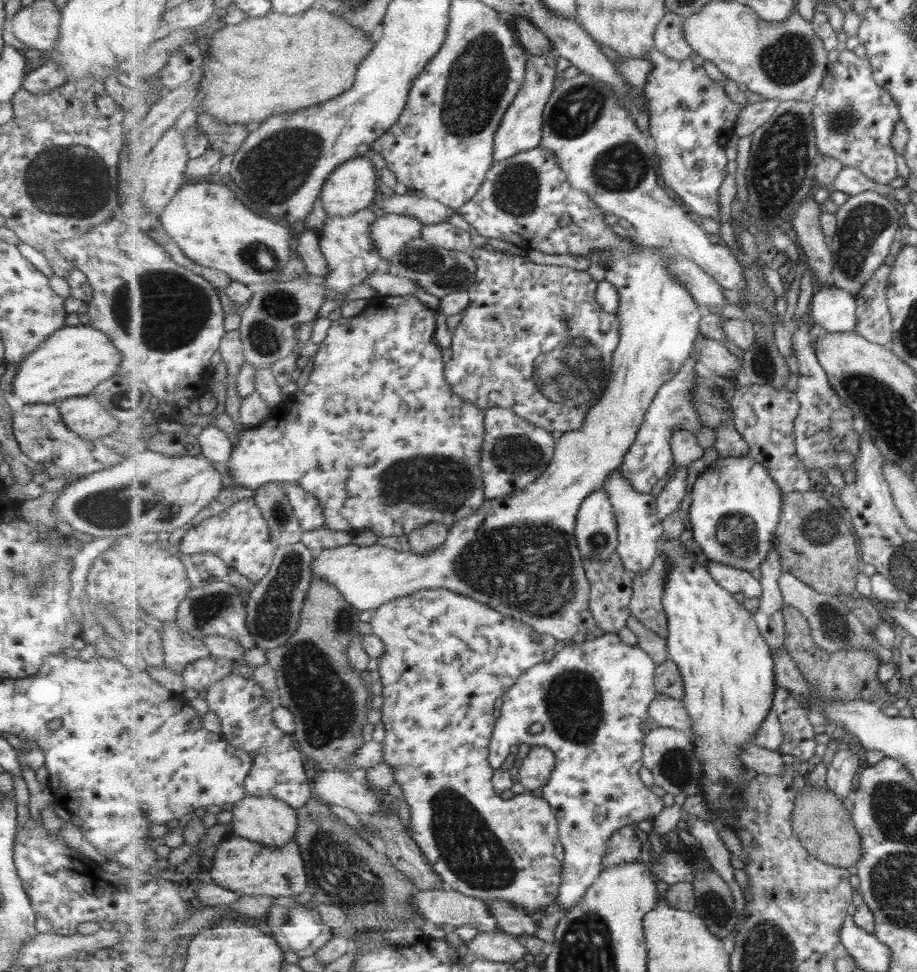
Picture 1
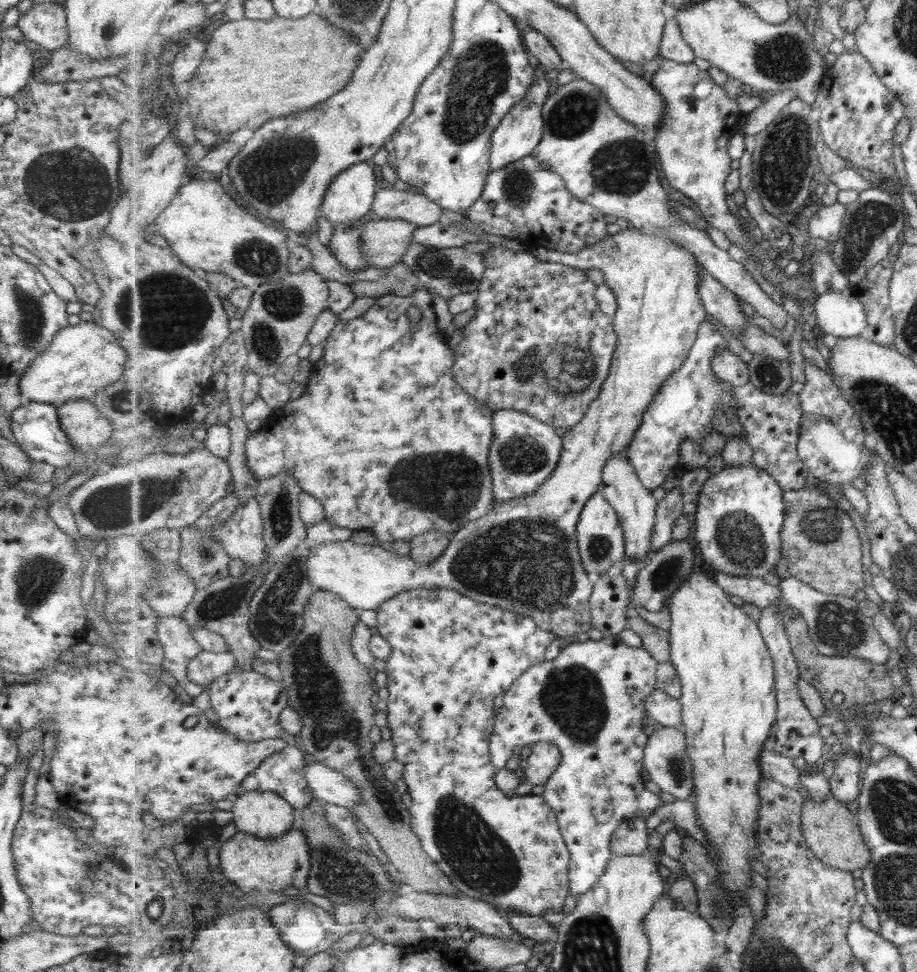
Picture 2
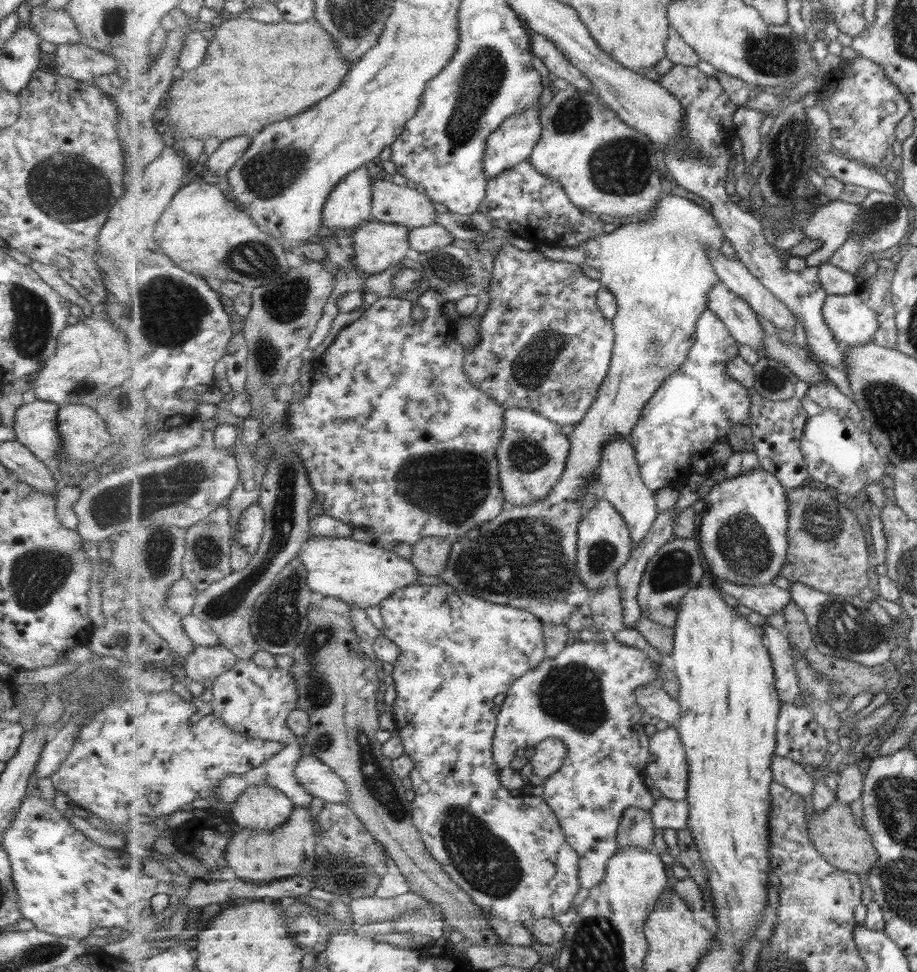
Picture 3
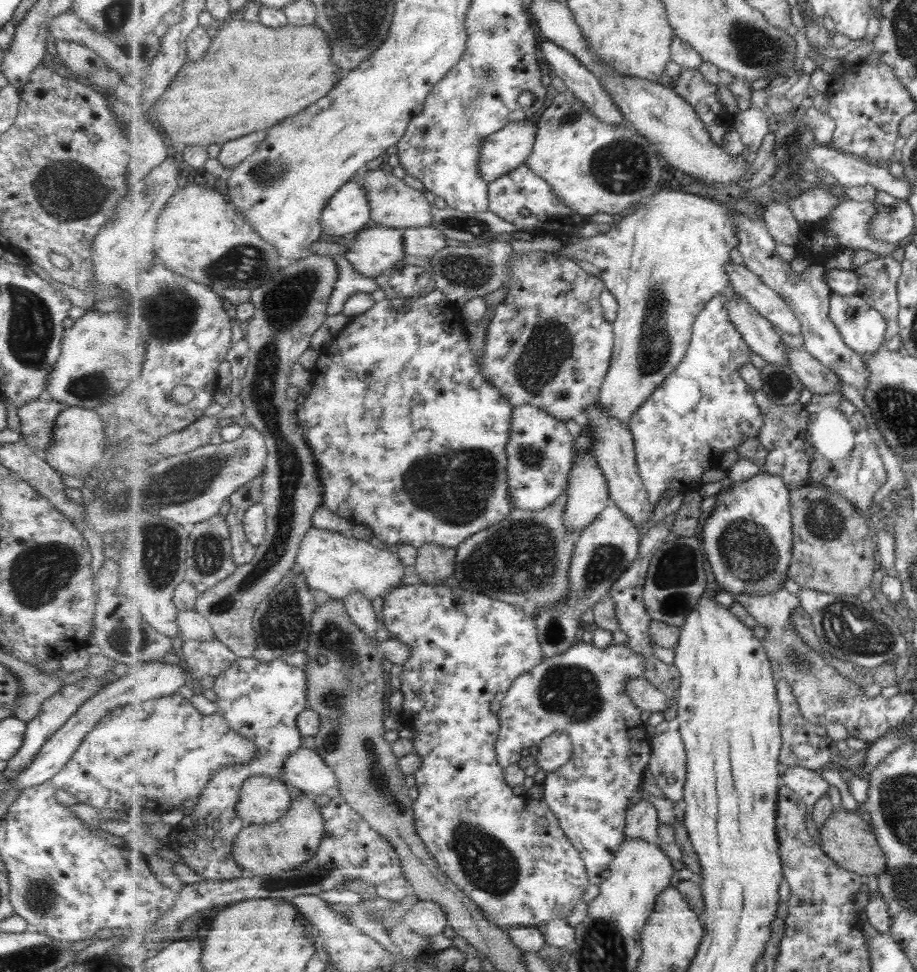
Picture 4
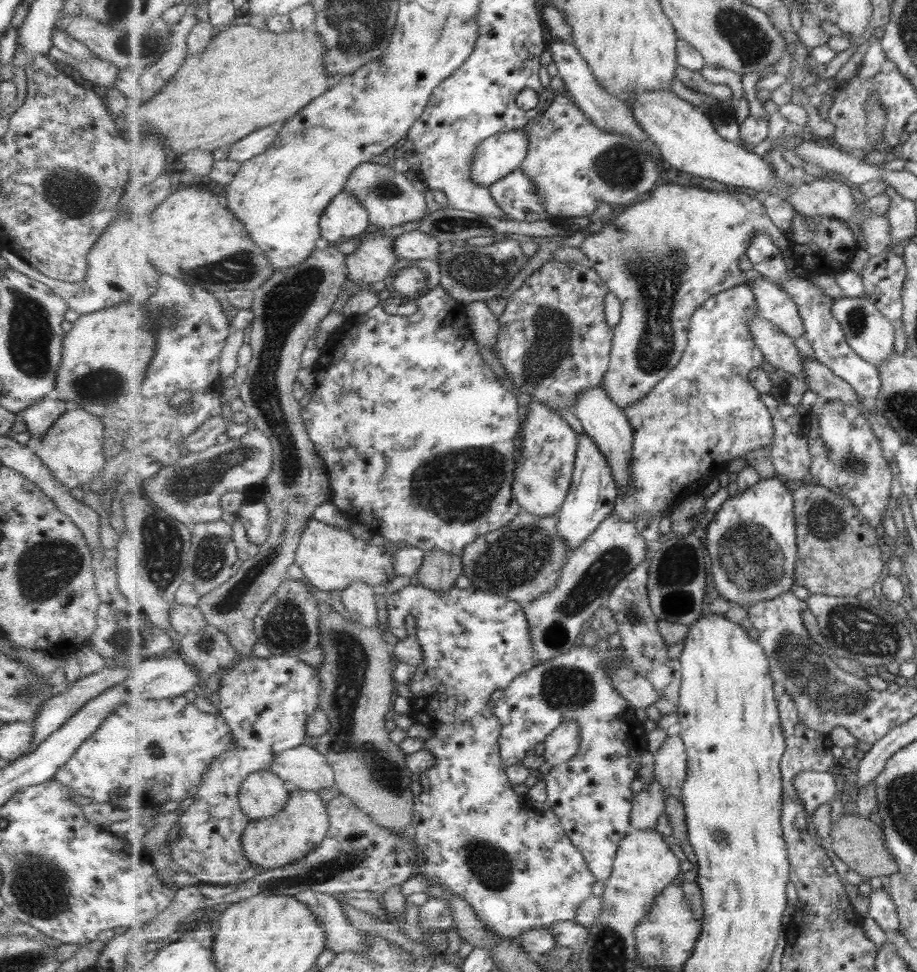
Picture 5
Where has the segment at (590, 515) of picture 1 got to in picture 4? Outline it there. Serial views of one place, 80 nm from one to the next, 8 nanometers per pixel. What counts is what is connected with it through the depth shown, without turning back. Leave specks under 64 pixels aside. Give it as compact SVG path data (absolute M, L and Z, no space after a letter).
M612 504L579 534L570 566L570 593L563 600L531 611L545 658L563 654L576 644L583 629L582 618L589 611L593 612L597 602L610 595L618 578L639 556L642 535L637 529L636 523L625 512Z

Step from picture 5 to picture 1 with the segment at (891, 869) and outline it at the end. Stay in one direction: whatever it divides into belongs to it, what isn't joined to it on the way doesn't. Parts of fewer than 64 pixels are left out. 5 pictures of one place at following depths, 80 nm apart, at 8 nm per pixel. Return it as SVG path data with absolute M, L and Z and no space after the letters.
M807 784L797 795L792 823L794 833L800 838L805 849L822 862L845 868L861 862L863 844L852 811L843 806L841 799L831 789L811 788Z

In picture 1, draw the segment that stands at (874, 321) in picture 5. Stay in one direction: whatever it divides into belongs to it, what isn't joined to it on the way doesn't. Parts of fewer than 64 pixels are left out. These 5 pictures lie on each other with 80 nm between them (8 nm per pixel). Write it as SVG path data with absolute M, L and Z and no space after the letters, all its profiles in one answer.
M825 285L821 290L815 288L815 294L811 300L810 317L823 328L823 332L855 332L858 323L856 296L835 285Z

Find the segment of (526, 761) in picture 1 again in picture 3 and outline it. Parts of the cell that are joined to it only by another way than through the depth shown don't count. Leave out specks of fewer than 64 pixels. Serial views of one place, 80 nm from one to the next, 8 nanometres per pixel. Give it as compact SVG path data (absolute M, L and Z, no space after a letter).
M549 738L536 745L536 751L531 761L535 781L545 780L556 774L565 764L569 749L563 739Z

